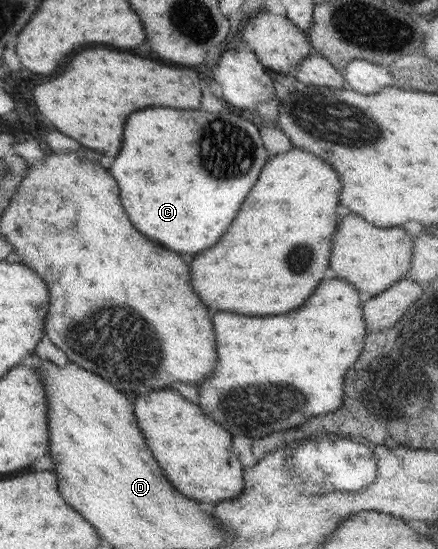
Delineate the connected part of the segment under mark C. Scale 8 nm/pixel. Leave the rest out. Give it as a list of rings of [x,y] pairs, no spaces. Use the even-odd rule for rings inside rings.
[[[148,108],[128,116],[122,150],[110,166],[110,172],[120,186],[120,200],[130,222],[146,238],[172,252],[198,254],[214,246],[228,230],[266,162],[268,152],[262,146],[258,128],[236,114]]]

